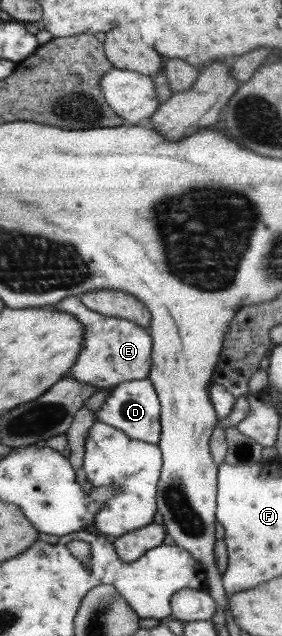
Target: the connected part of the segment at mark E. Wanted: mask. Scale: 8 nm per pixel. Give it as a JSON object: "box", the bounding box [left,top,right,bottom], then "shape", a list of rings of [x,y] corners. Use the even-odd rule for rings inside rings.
{"box":[53,295,152,390],"shape":[[[69,295],[53,306],[58,312],[74,316],[84,328],[82,349],[75,364],[65,373],[65,377],[89,383],[98,390],[113,387],[125,381],[146,379],[151,368],[152,336],[149,329],[132,320],[106,316],[84,307],[80,298]]]}

